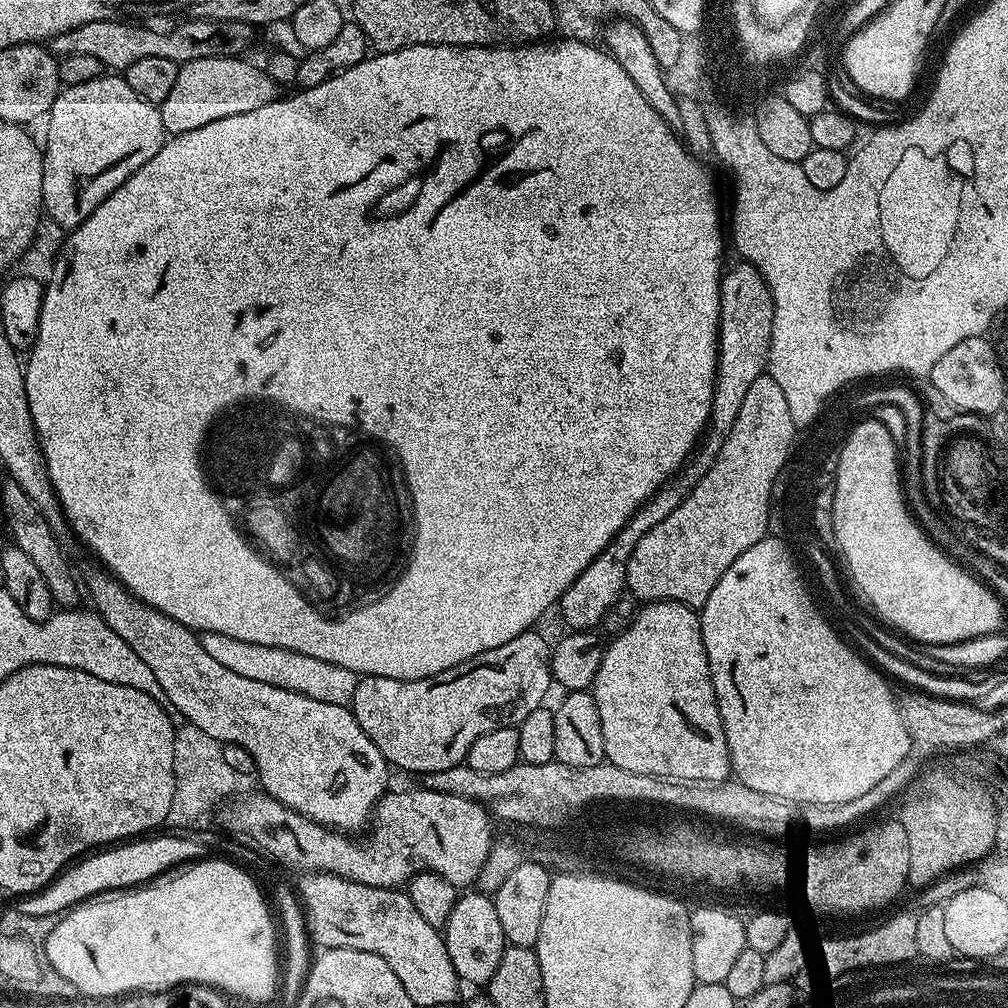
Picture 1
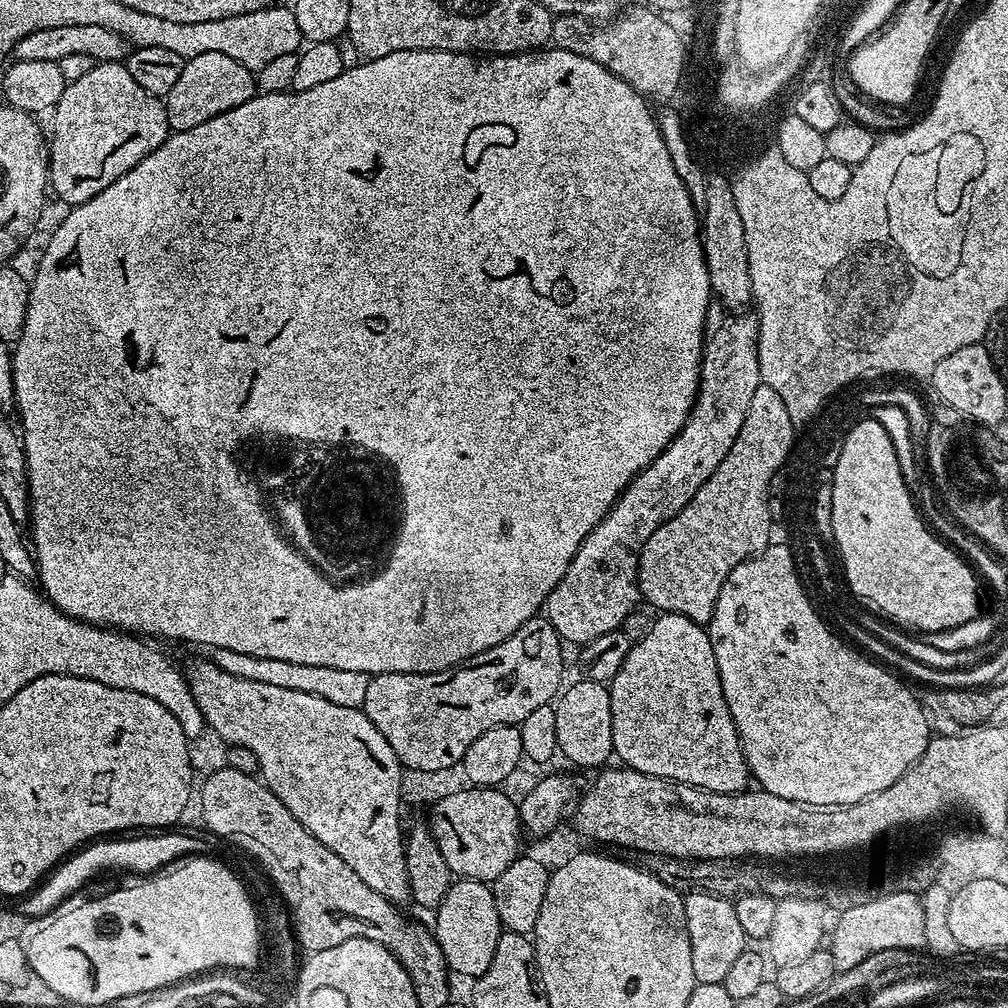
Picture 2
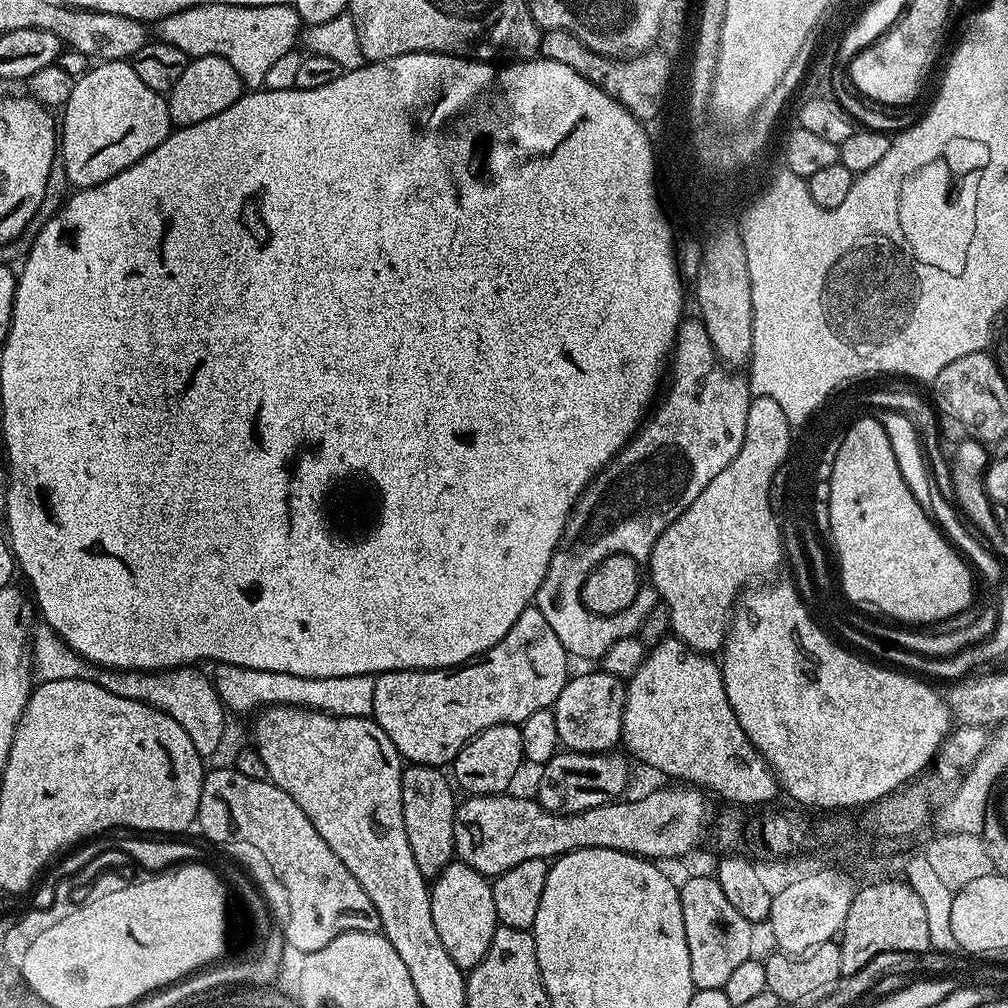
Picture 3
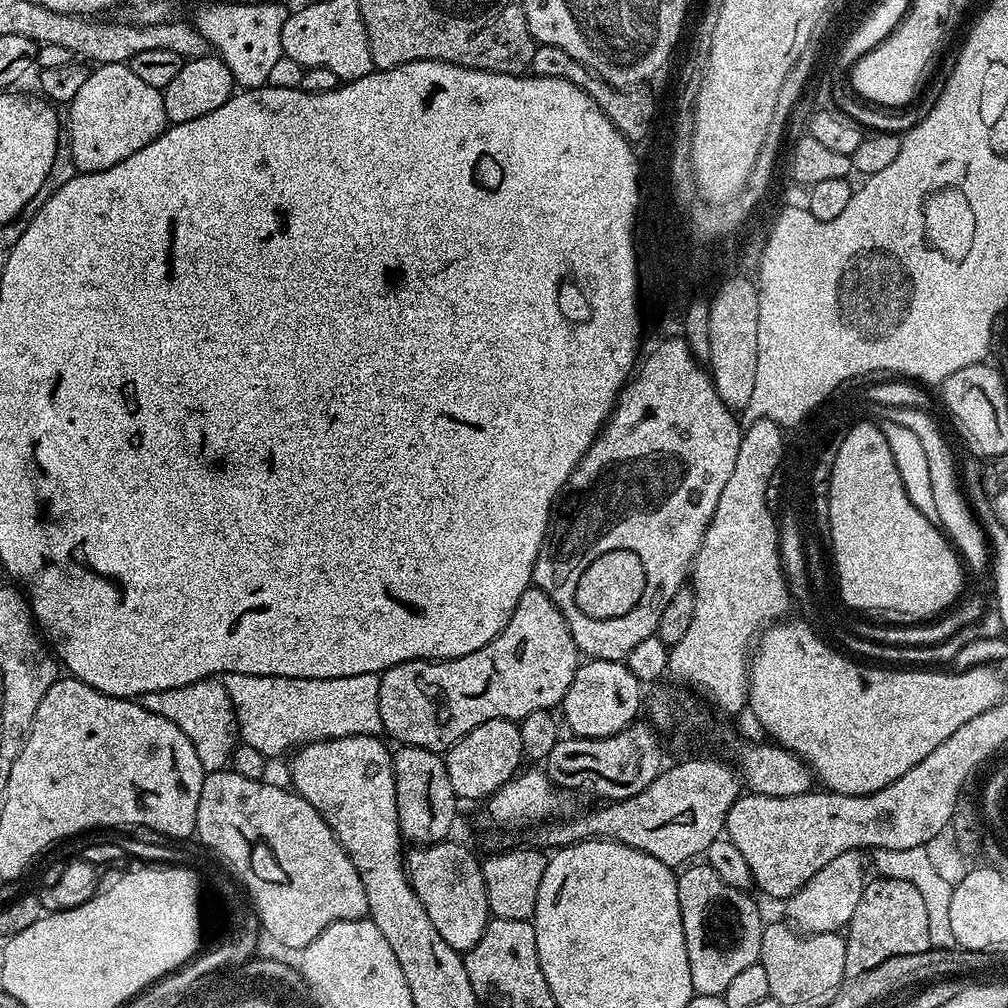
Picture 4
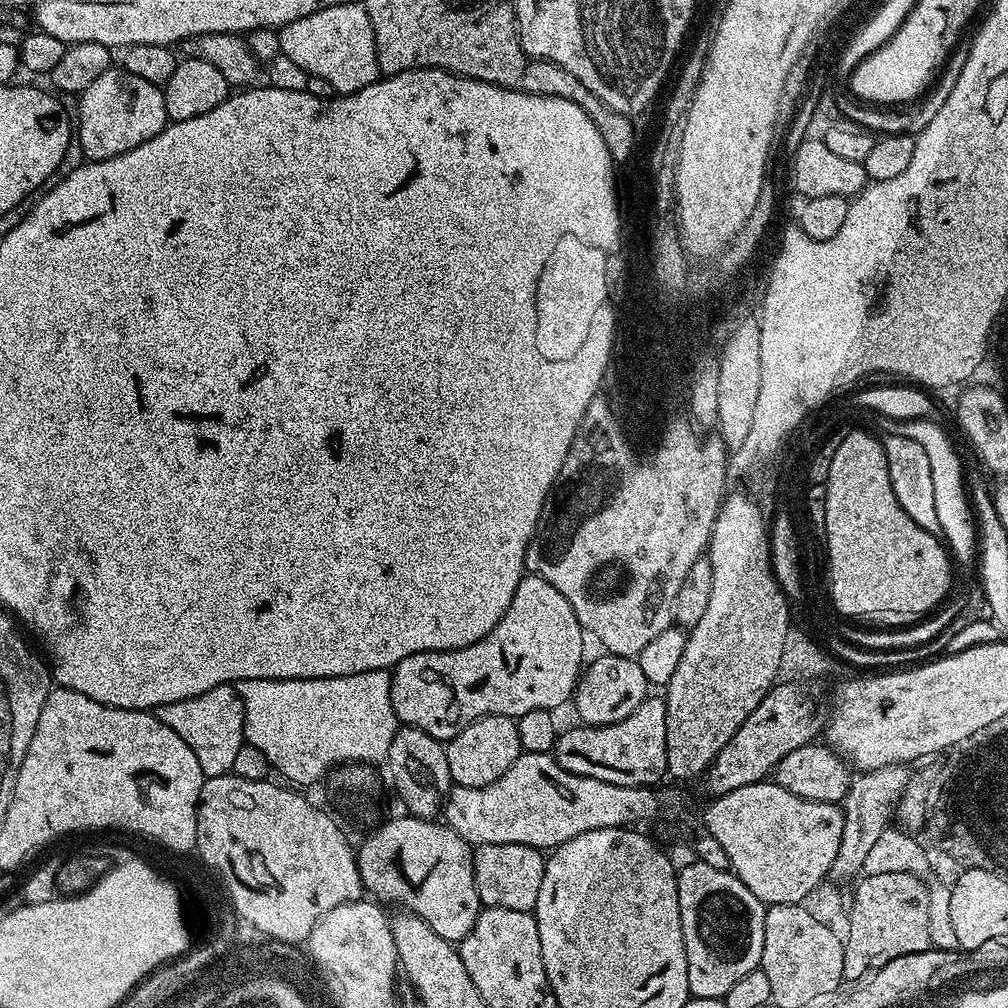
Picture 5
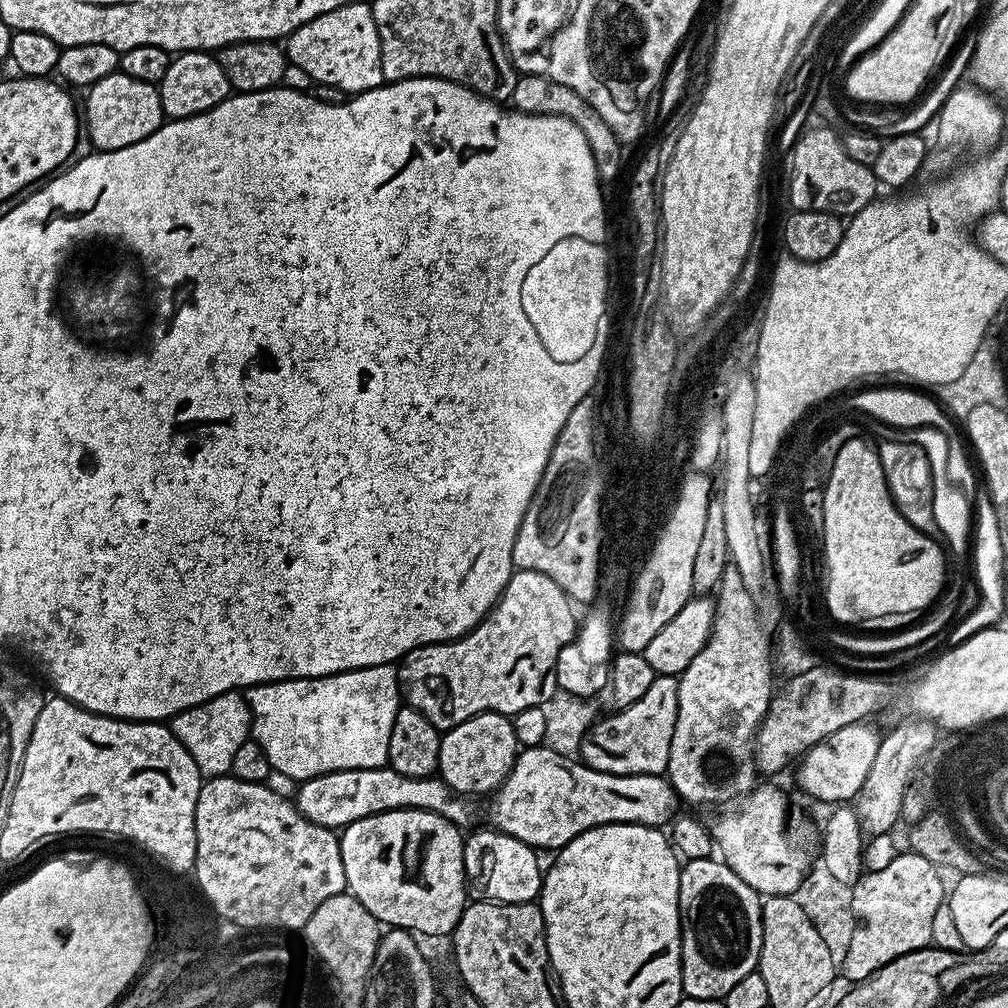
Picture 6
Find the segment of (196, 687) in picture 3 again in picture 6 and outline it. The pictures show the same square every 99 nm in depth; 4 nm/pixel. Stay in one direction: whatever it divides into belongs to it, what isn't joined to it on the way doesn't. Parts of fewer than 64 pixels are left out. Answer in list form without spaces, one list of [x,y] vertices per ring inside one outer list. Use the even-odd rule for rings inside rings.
[[[237,690],[218,694],[218,698],[210,698],[210,702],[182,710],[172,717],[170,727],[174,738],[178,738],[178,742],[186,746],[190,758],[194,758],[194,766],[198,766],[201,777],[226,776],[232,771],[235,752],[241,748],[242,742],[250,739],[252,711],[247,695]]]

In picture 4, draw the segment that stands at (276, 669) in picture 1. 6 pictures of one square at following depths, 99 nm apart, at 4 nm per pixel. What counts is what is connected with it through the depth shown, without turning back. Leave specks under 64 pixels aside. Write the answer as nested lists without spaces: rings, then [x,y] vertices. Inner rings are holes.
[[[225,672],[222,676],[226,694],[234,706],[236,727],[241,741],[254,750],[262,750],[269,758],[280,756],[284,751],[297,746],[312,743],[313,740],[333,740],[343,736],[380,736],[382,718],[378,710],[378,686],[380,677],[377,673],[354,674],[346,678],[282,678],[281,676],[259,676],[258,674],[234,674]]]

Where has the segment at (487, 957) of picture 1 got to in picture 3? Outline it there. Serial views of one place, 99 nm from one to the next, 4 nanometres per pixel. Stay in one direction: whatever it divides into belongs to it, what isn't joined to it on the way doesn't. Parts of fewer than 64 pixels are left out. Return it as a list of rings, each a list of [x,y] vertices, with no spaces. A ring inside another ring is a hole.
[[[451,862],[431,881],[430,891],[430,914],[434,918],[434,930],[438,930],[442,946],[446,946],[446,954],[450,954],[460,969],[471,970],[490,948],[498,927],[489,877],[468,864]]]

